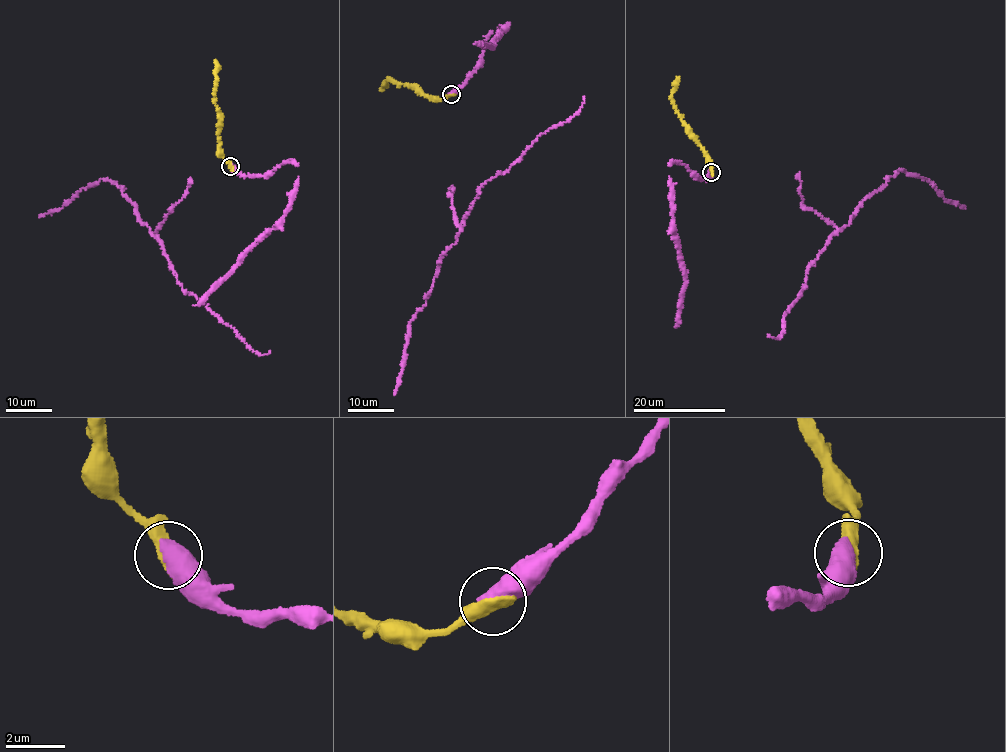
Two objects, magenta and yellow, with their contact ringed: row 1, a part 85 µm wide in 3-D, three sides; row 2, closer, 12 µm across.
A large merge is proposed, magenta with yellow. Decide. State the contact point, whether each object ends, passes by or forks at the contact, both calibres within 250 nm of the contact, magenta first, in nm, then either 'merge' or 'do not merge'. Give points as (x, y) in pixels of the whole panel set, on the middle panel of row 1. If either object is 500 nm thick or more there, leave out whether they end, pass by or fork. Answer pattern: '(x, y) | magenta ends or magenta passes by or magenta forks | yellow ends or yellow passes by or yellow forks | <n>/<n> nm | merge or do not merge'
(451, 94) | 650/550 nm | merge

